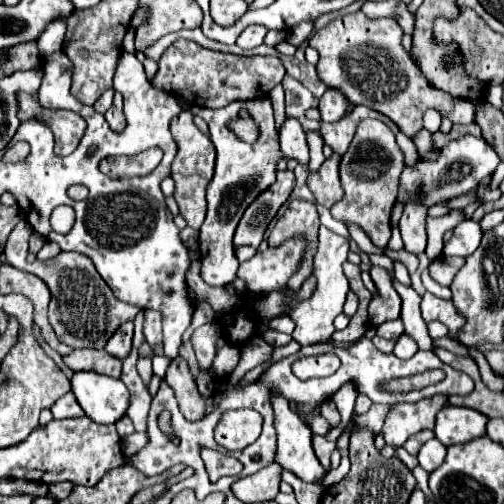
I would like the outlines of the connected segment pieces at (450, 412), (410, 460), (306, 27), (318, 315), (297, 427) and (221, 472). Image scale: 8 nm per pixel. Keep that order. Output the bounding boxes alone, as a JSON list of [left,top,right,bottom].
[[436,406,488,446],[395,446,419,471],[286,21,314,47],[288,226,350,346],[272,396,326,482],[200,448,243,482]]

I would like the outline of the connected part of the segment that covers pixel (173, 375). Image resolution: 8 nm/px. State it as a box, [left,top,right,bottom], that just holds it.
[164,362,206,420]

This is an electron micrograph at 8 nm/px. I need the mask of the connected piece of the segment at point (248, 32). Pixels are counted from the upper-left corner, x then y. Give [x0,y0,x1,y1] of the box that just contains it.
[236,26,268,48]

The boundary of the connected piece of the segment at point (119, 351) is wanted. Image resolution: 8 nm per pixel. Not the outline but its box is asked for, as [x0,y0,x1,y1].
[106,322,132,360]

